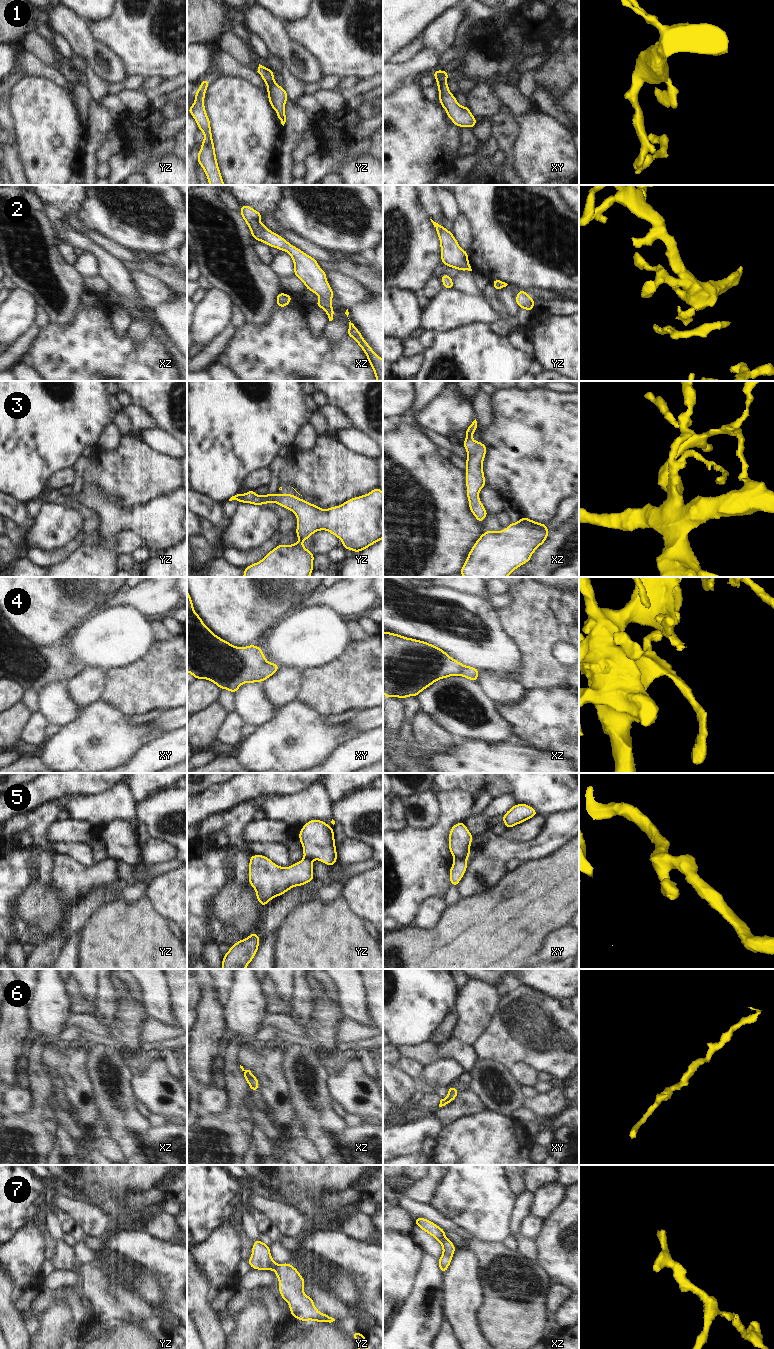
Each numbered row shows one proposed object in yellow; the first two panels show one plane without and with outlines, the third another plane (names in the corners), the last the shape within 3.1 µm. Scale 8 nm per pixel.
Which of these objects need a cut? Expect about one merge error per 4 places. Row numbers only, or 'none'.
5

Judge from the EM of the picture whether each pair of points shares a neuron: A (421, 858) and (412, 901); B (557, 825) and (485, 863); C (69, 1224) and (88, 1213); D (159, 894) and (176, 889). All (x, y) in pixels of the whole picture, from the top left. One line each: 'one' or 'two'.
A: one
B: two
C: two
D: one

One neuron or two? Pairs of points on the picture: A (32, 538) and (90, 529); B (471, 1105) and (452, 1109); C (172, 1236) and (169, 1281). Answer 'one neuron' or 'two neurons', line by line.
A: two neurons
B: one neuron
C: two neurons

